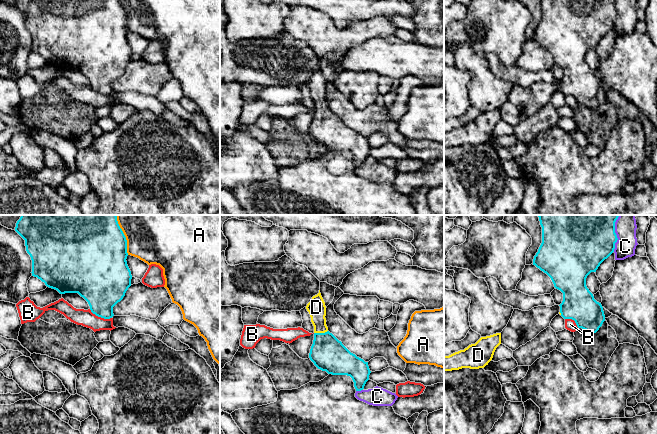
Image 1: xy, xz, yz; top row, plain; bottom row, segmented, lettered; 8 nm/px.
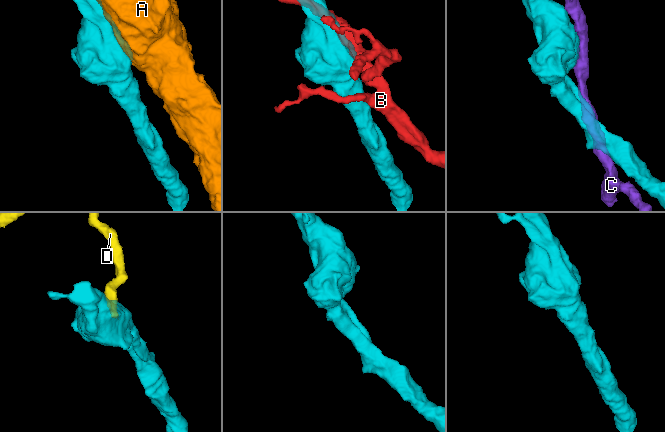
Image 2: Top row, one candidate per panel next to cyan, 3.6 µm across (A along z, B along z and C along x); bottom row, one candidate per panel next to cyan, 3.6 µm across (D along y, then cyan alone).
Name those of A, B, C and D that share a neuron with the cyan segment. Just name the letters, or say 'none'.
D

